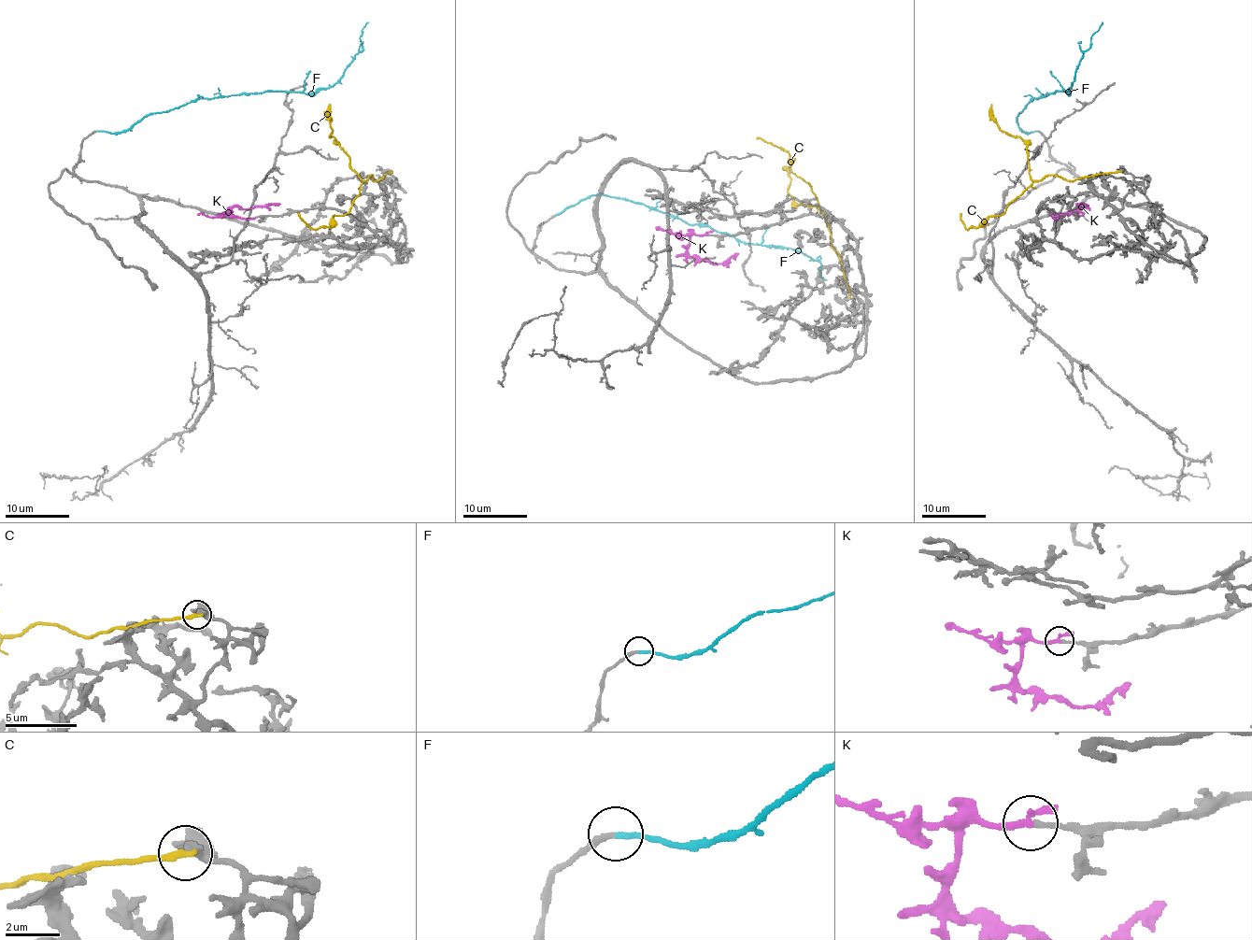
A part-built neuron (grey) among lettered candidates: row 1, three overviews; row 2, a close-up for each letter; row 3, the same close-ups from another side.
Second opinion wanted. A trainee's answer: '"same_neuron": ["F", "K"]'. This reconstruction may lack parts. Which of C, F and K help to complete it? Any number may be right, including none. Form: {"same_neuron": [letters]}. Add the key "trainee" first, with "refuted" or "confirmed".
{"trainee": "confirmed", "same_neuron": ["F", "K"]}

